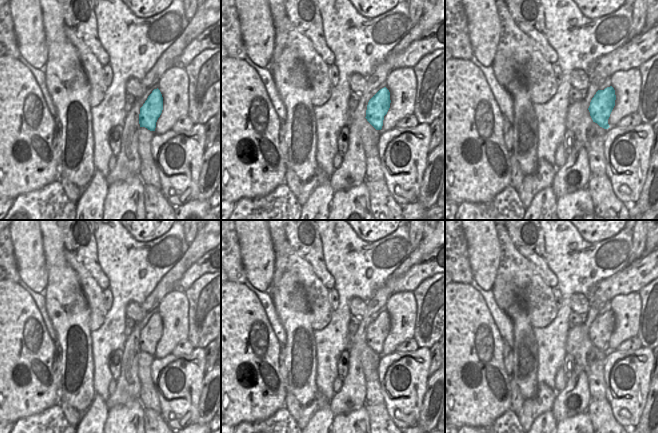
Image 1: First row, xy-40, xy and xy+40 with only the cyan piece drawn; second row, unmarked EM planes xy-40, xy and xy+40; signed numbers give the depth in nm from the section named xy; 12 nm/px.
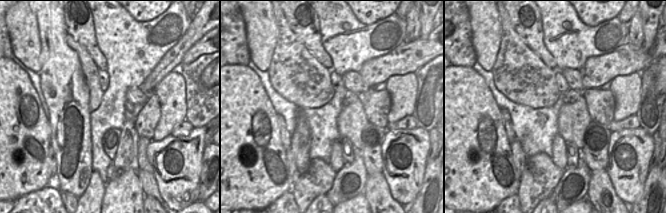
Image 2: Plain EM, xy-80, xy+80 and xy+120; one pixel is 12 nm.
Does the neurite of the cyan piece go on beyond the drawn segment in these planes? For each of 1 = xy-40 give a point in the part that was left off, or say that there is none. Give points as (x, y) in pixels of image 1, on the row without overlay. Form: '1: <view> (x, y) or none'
1: none

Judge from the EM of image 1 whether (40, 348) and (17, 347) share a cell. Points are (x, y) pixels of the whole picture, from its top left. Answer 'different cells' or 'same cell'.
same cell

